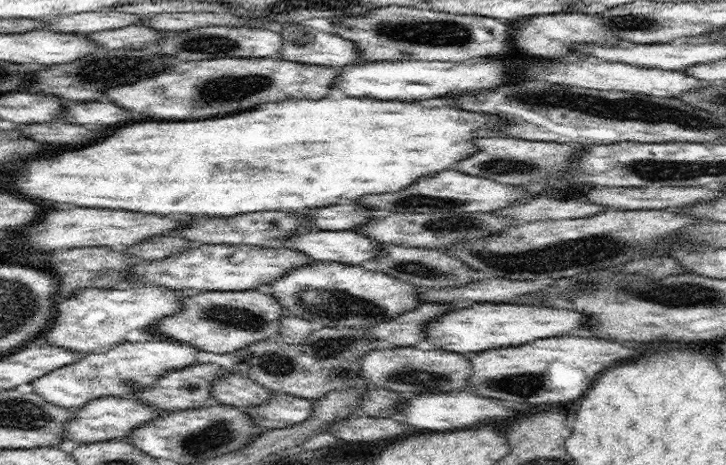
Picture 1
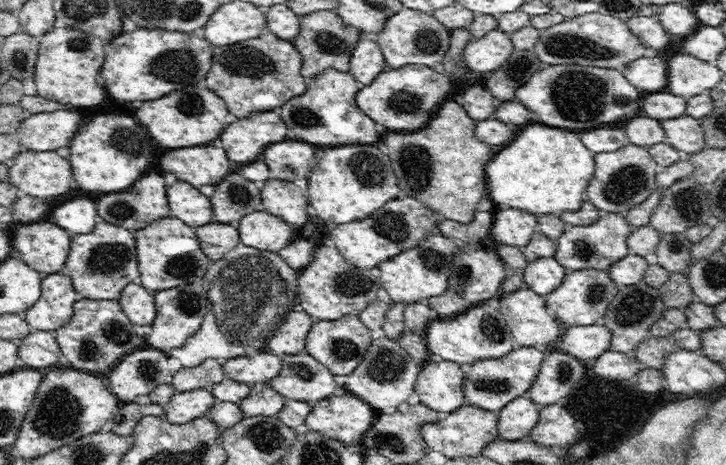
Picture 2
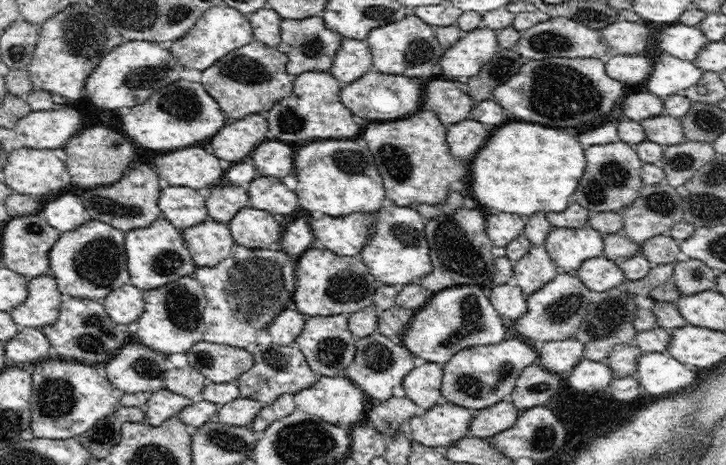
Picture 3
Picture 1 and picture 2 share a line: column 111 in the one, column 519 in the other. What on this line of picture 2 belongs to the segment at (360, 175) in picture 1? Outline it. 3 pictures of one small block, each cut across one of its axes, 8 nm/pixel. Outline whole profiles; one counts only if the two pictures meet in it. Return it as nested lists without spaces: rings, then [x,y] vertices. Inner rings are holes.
[[[528,126],[516,136],[516,140],[504,148],[486,166],[487,188],[490,196],[498,204],[508,204],[510,208],[520,208],[536,214],[576,212],[582,206],[582,194],[594,176],[594,158],[574,132],[566,132],[550,126]]]

